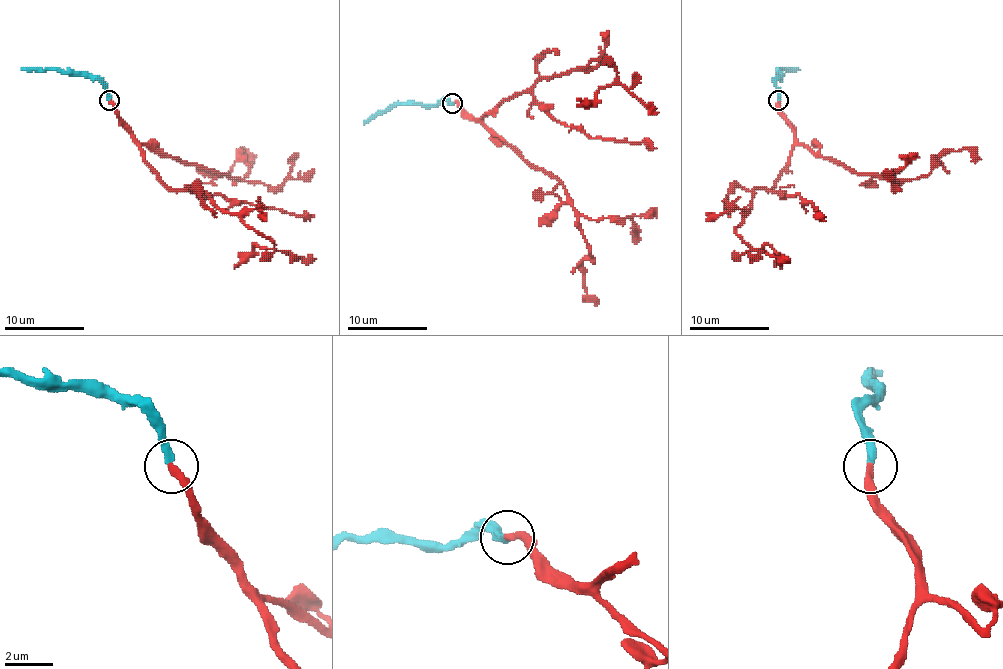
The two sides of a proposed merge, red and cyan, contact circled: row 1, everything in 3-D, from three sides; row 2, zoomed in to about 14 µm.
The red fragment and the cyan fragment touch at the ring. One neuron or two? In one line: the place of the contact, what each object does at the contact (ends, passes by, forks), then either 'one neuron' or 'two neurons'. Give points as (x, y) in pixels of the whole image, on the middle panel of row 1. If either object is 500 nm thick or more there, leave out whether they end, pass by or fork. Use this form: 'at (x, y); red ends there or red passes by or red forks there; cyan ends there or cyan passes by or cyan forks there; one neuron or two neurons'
at (452, 103); red ends there; cyan ends there; one neuron

